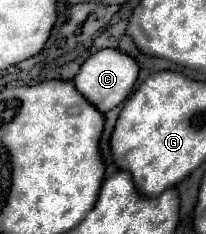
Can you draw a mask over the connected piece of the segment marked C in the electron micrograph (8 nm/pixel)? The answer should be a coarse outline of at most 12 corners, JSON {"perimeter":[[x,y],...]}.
{"perimeter":[[117,48],[95,52],[73,78],[107,112],[129,96],[135,58]]}

